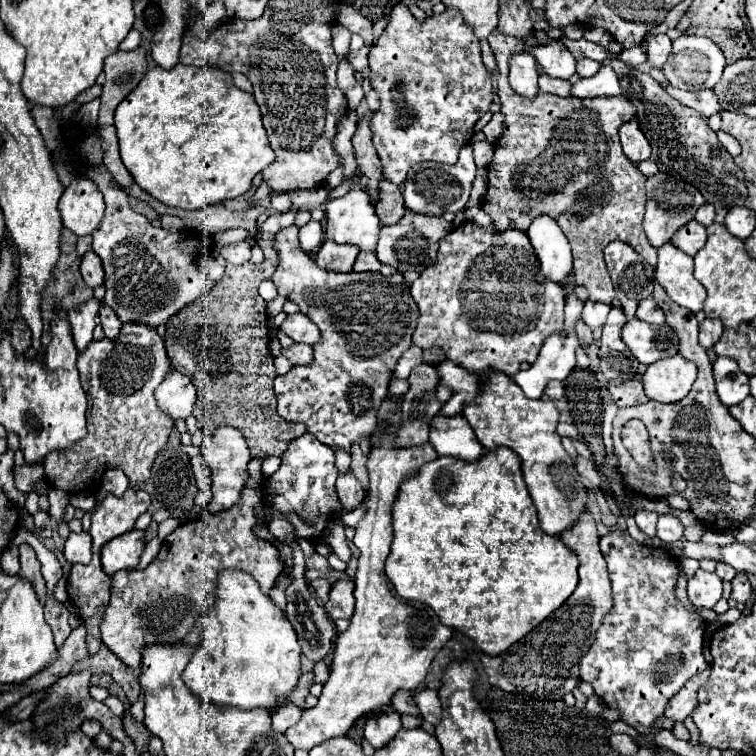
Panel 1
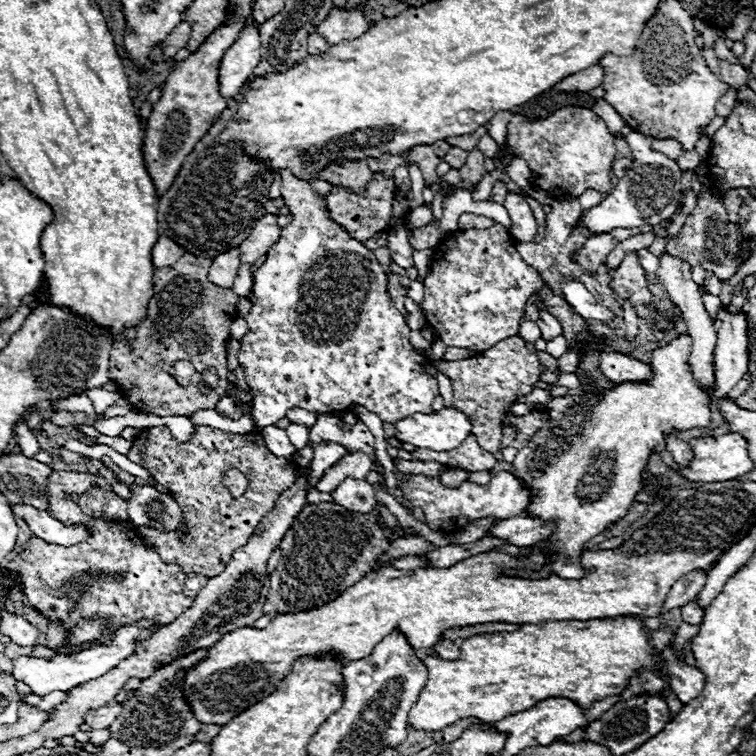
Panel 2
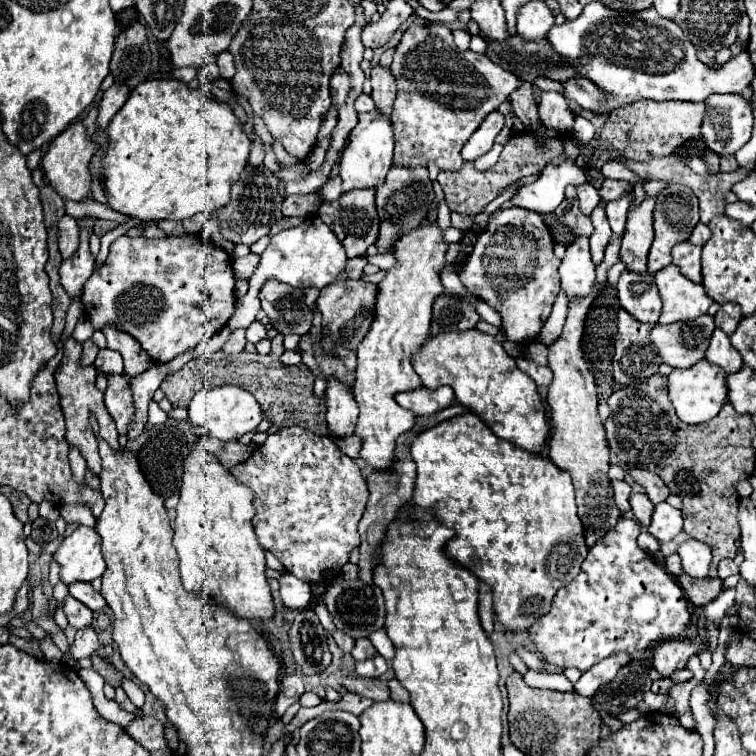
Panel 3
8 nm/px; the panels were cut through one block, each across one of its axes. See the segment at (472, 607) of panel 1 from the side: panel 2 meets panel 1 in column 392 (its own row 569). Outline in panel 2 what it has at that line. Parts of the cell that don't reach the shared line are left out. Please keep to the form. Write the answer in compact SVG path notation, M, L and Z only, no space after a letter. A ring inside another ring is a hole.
M720 306L718 318L712 320L714 330L718 332L718 340L714 346L714 378L716 390L710 394L704 390L696 380L688 366L688 356L692 352L692 338L690 334L678 334L672 342L656 348L652 352L652 378L648 382L620 382L614 388L604 388L596 400L588 398L588 392L580 392L576 396L560 396L552 398L546 404L550 420L534 438L530 438L528 446L522 448L516 456L514 476L522 480L526 488L532 492L530 506L526 508L526 516L540 518L540 520L556 520L556 530L546 538L548 544L540 550L546 558L556 554L556 560L550 560L542 566L542 570L506 570L508 576L520 576L530 580L548 578L550 574L562 578L582 578L584 568L580 564L580 556L586 550L586 542L616 524L620 518L626 516L630 506L636 500L636 494L642 490L642 472L646 470L648 458L652 452L660 452L666 448L666 436L680 430L690 428L706 428L712 422L710 402L722 400L728 392L748 374L748 320L742 310L730 312L730 306Z

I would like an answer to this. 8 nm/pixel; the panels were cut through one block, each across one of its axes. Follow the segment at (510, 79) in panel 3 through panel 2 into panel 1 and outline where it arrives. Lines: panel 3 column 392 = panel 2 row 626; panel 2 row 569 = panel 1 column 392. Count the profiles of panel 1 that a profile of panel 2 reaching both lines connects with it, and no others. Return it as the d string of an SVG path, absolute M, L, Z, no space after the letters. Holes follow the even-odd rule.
M398 2L392 8L390 22L382 36L372 44L370 54L370 74L372 86L380 98L380 108L370 120L372 142L384 166L384 178L402 184L406 172L424 160L436 160L444 164L454 164L458 152L474 136L474 124L488 112L492 104L492 84L490 74L482 64L480 42L470 38L470 28L462 22L458 10L448 8L444 14L432 14L426 22L418 22L408 6Z

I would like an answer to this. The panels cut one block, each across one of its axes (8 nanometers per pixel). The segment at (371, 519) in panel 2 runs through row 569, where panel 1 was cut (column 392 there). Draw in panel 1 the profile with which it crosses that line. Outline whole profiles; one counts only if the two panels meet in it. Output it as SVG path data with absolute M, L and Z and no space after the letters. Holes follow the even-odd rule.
M280 230L276 234L274 248L278 252L278 268L272 282L276 284L278 294L296 302L300 312L306 314L322 334L320 344L314 346L314 362L310 366L294 366L288 374L276 376L276 410L288 422L306 424L308 432L332 450L350 452L358 438L368 438L378 426L378 408L388 394L390 376L402 354L412 344L412 334L418 322L416 302L412 300L408 284L400 272L394 276L382 276L380 272L328 272L320 268L304 250L300 250L298 238L292 238L290 230Z

